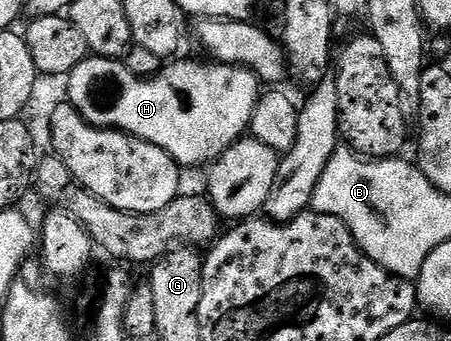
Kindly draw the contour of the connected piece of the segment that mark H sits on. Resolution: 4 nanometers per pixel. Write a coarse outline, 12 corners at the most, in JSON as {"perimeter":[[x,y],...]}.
{"perimeter":[[88,56],[68,101],[90,126],[205,167],[249,131],[260,83],[210,60],[137,78]]}

